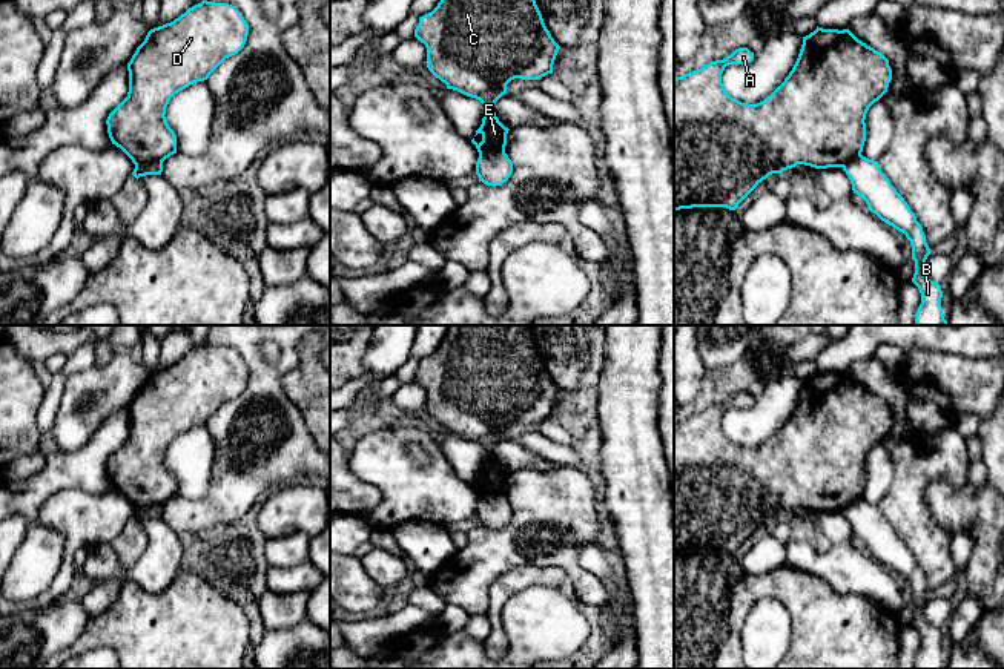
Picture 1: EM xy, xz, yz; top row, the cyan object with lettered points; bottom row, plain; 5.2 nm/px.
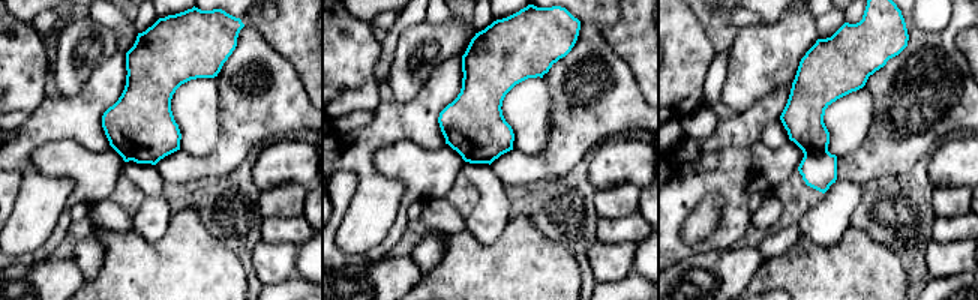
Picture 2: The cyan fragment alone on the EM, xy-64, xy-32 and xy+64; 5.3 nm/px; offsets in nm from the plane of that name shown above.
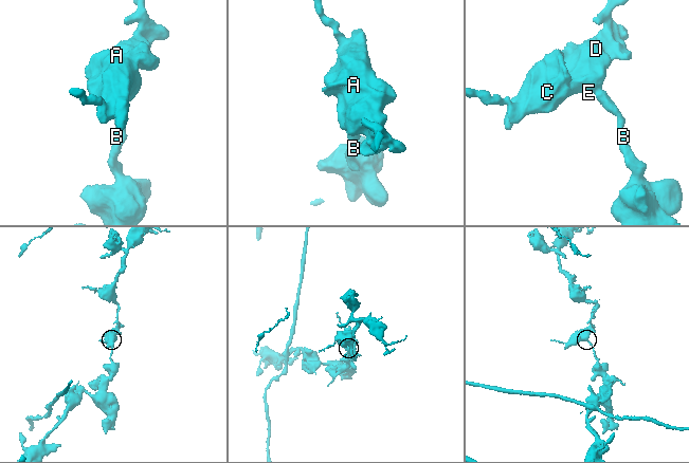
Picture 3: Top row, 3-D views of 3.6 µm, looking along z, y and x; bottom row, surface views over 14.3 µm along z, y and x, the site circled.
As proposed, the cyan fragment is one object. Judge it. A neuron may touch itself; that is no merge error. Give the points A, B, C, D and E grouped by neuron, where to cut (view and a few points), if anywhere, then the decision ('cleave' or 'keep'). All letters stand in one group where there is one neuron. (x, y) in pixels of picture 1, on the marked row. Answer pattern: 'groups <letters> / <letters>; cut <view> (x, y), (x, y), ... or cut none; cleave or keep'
groups A C D E / B; cut xy (161, 161), (135, 166); cleave

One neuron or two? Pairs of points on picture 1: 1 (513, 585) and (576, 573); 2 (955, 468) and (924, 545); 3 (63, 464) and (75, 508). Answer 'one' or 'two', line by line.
1: two
2: one
3: two

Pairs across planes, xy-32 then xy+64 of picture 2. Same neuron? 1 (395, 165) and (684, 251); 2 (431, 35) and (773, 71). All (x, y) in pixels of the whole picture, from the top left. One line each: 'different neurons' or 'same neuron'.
1: same neuron
2: same neuron

